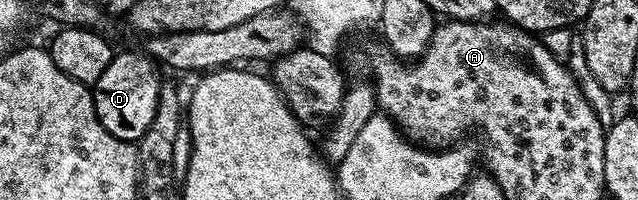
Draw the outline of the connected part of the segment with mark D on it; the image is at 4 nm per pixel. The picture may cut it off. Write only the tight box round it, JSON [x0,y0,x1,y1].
[93,51,161,143]

